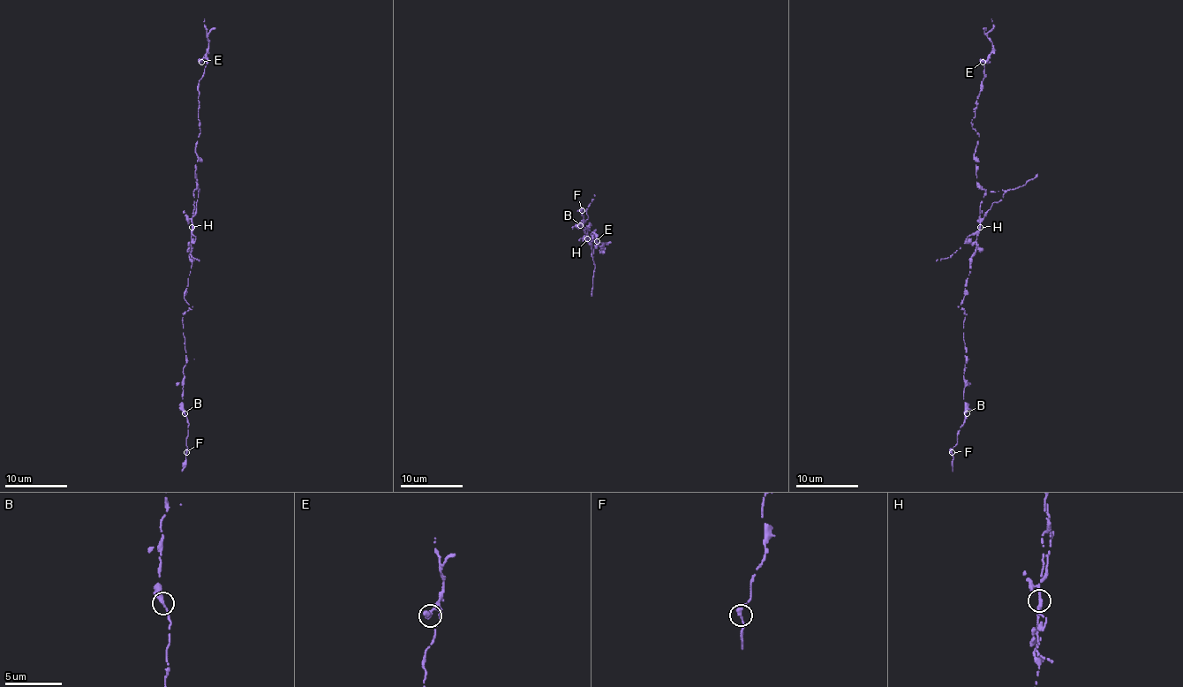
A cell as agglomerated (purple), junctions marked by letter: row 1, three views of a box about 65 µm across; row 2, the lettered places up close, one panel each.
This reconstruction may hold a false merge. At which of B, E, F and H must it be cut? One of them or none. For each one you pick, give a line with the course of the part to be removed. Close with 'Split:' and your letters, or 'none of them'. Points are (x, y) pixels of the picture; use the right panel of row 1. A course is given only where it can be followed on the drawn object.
H: Course of the part to remove: (981, 226), (983, 214), (995, 201), (1001, 200), (1007, 191), (1022, 186), (1036, 173)
Split: H

